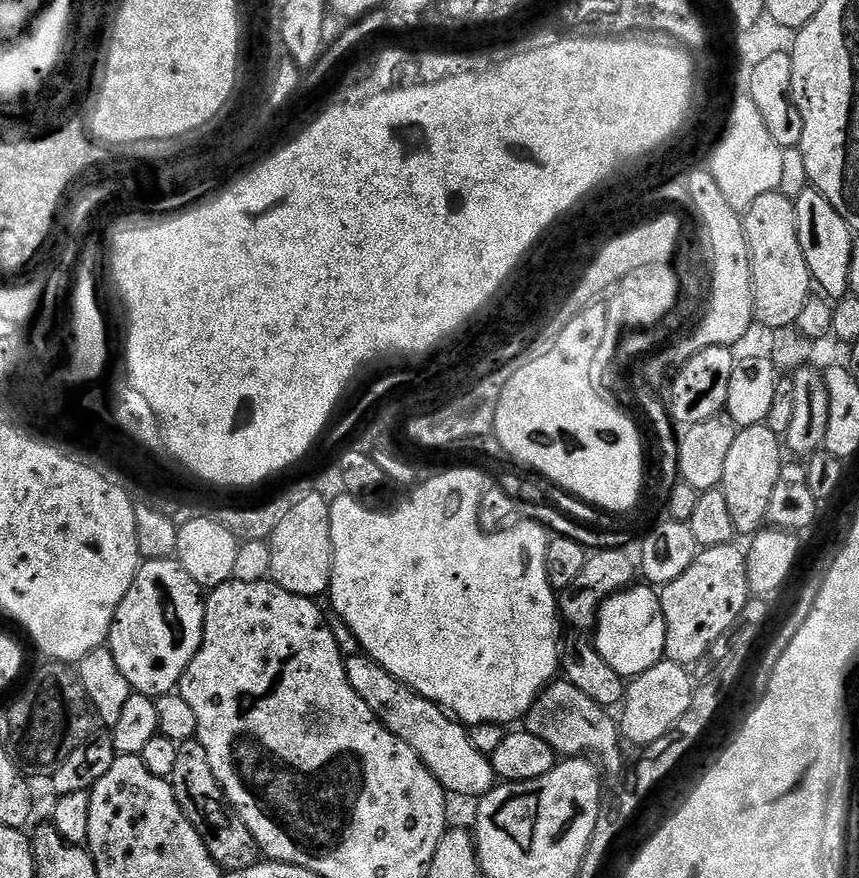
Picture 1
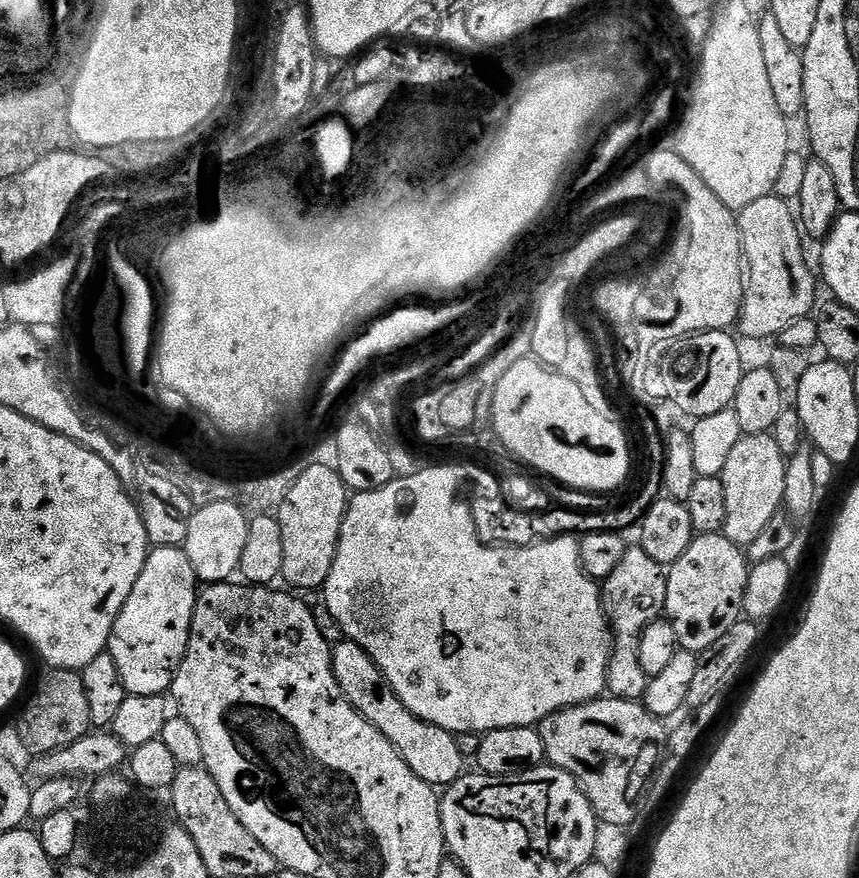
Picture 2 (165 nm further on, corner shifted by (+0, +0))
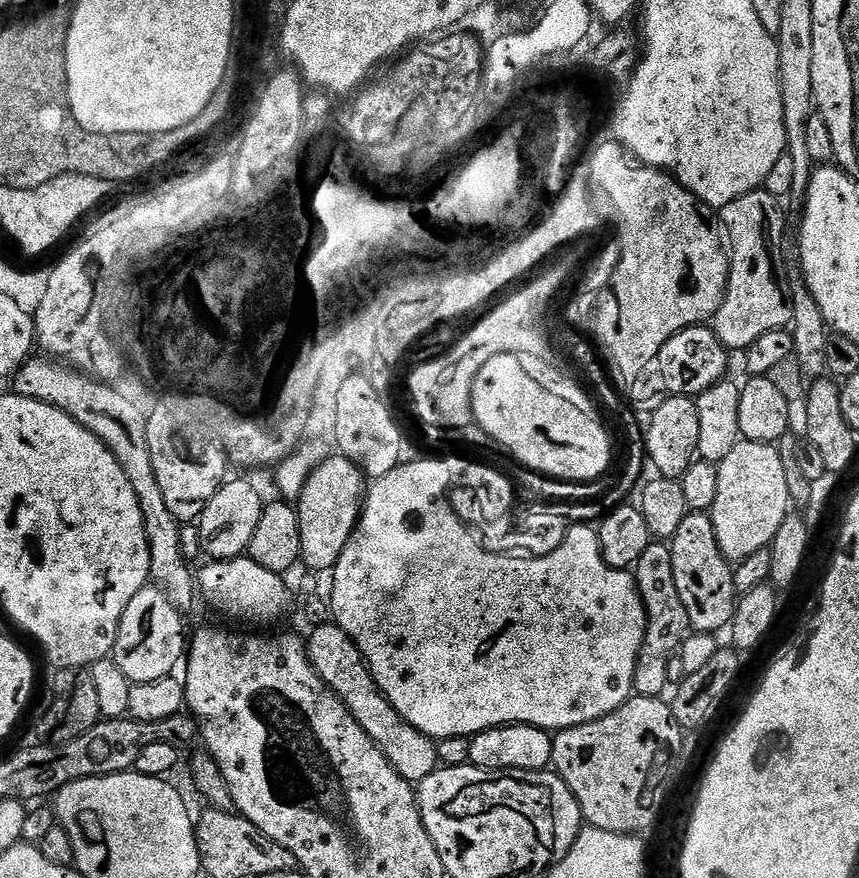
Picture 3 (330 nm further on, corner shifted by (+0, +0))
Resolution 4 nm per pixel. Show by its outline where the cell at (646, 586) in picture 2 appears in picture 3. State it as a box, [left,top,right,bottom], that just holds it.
[632,542,690,698]

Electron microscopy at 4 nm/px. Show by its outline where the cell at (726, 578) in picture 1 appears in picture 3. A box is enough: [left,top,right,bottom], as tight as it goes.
[670,512,738,634]

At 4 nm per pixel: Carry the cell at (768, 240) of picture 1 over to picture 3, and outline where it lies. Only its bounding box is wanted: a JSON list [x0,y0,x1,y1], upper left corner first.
[710,190,791,350]

